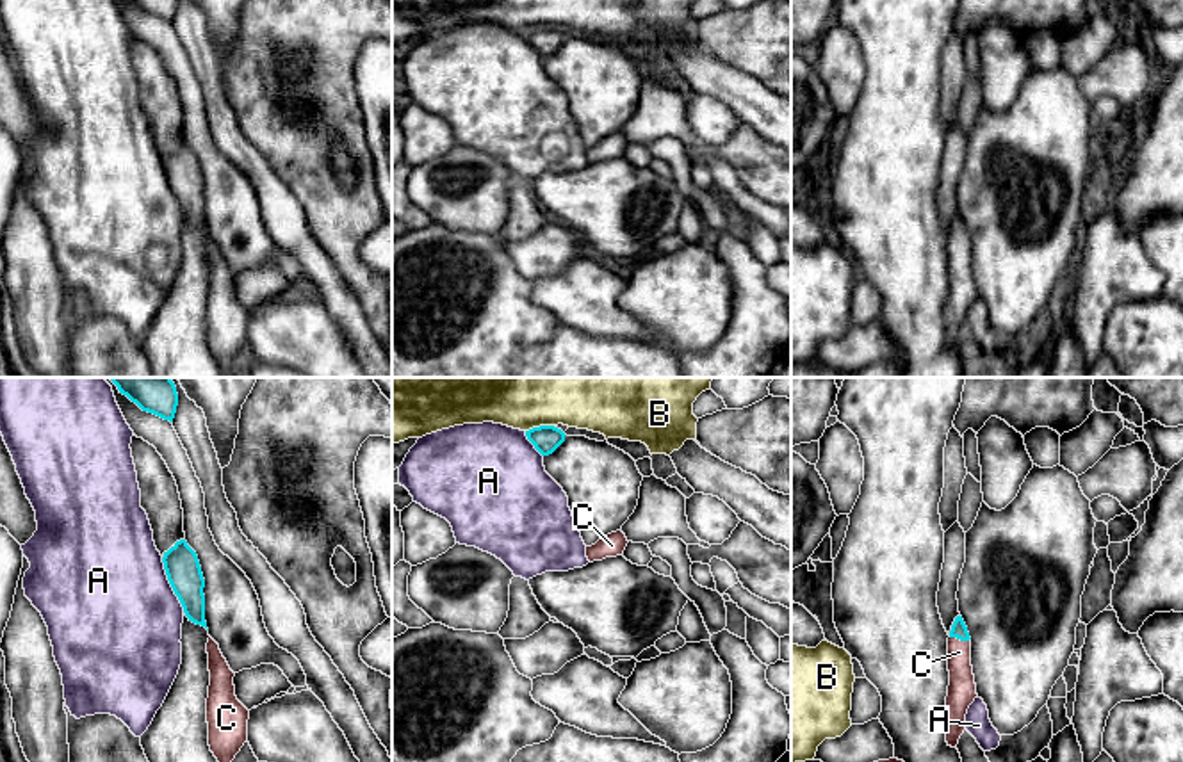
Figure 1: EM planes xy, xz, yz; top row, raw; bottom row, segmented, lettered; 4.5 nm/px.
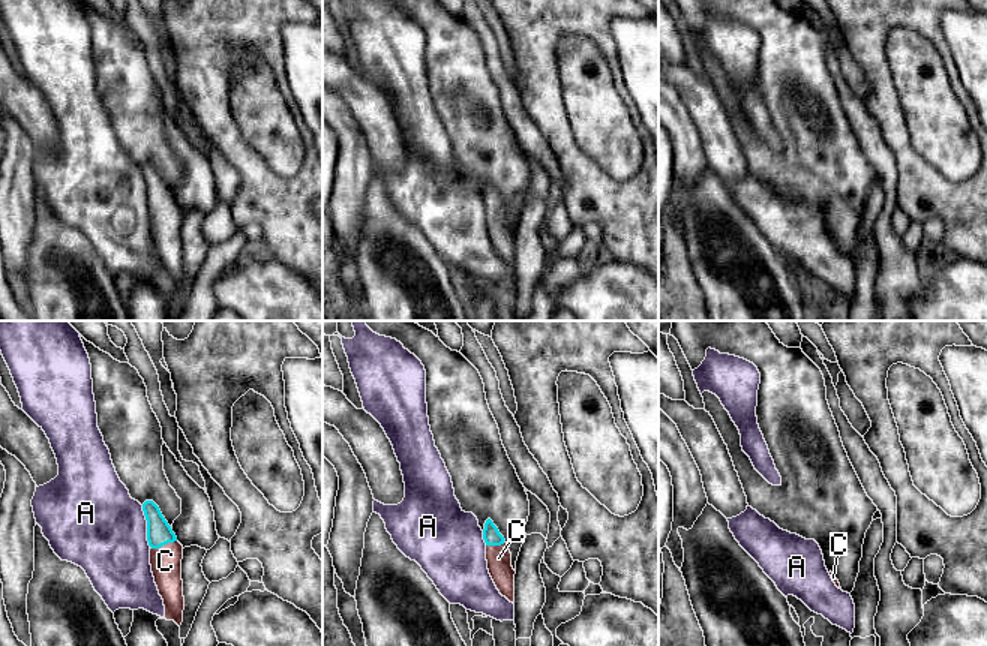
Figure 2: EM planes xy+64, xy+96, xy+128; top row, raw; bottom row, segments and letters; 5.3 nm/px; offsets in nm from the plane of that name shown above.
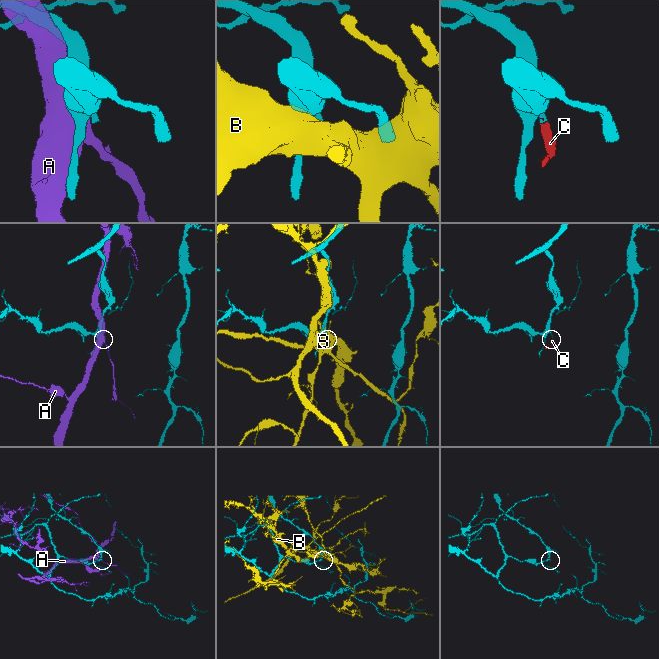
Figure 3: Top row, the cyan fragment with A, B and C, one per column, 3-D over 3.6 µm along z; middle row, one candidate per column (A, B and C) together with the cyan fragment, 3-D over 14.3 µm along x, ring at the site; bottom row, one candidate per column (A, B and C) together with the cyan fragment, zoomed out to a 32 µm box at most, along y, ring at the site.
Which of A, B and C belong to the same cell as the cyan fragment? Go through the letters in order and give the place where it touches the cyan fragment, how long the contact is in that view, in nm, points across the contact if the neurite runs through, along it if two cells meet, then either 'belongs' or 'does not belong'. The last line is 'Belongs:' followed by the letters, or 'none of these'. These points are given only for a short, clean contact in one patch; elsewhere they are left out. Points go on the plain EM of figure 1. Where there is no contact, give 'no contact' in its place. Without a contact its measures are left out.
A: contact xy (170, 184); length 260 nm; does not belong
B: contact xz (538, 29); length 130 nm; does not belong
C: contact yz (959, 239); length 90 nm; way yz (959, 230), (959, 239), (962, 291); belongs
Belongs: C

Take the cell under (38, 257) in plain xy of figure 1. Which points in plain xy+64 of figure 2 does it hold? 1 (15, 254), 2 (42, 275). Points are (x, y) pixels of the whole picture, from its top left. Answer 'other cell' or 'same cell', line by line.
1: same cell
2: other cell

